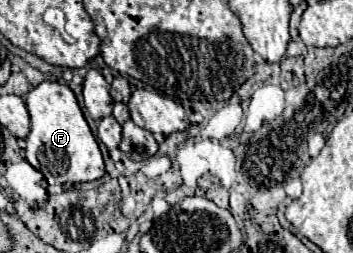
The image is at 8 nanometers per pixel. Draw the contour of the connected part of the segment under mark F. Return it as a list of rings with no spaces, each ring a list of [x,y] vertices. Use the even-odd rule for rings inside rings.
[[[43,81],[25,95],[25,103],[31,115],[31,131],[25,139],[25,159],[45,175],[49,185],[95,181],[105,175],[99,145],[73,91],[65,83]]]

